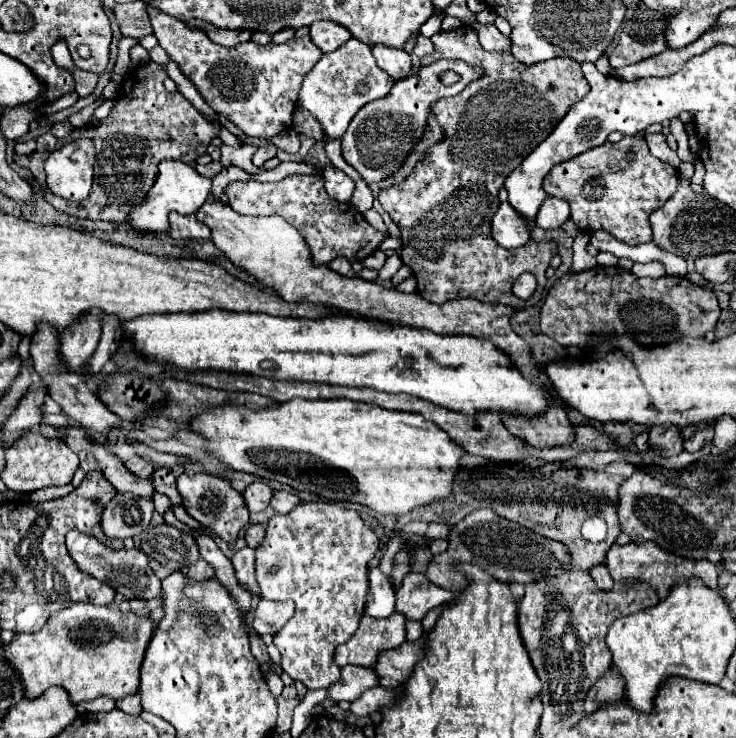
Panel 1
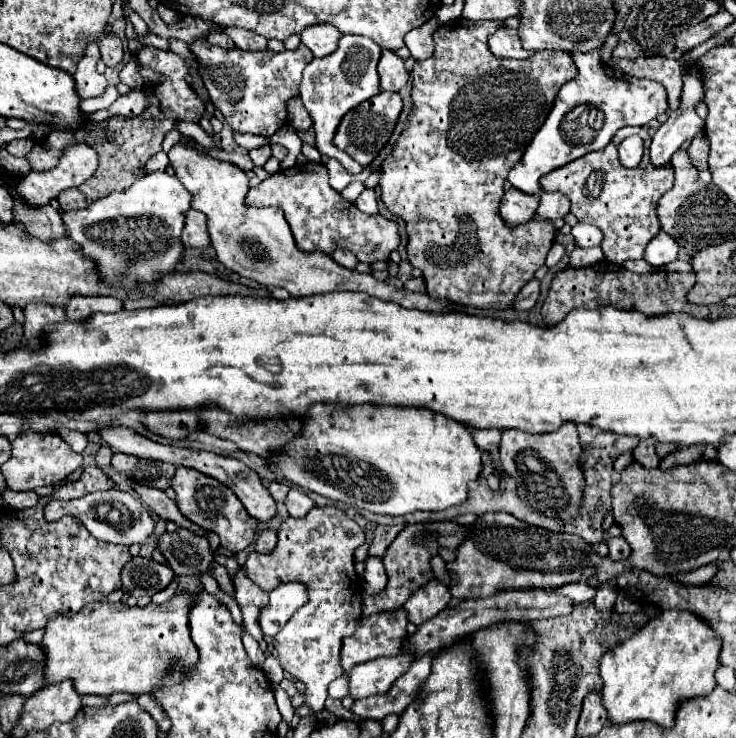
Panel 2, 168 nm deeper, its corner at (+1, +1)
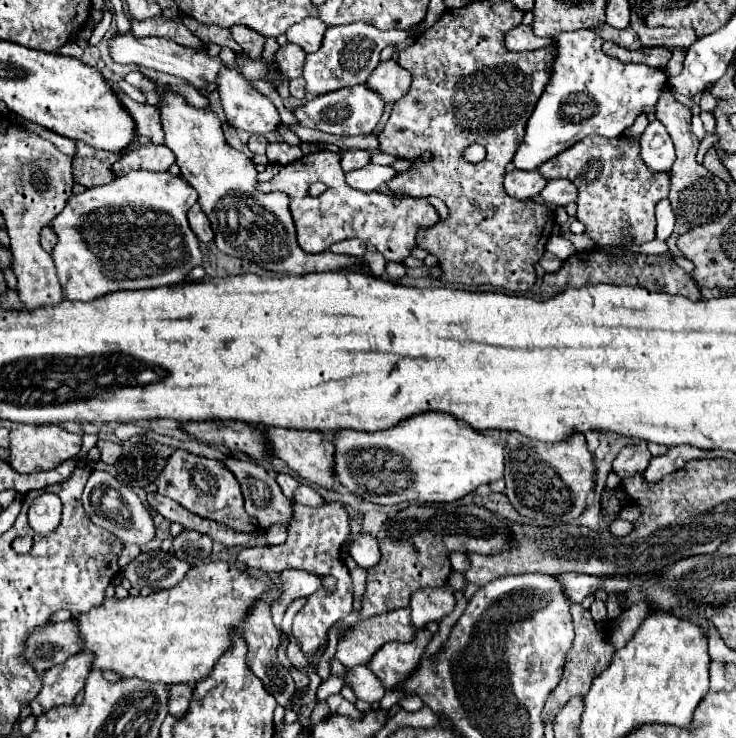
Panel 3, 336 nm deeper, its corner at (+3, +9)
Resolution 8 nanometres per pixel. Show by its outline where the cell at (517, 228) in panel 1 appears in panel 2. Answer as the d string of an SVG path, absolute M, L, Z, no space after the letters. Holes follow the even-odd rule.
M506 190L502 204L500 204L500 216L506 220L508 226L518 226L536 214L538 208L538 194L522 194L522 190Z

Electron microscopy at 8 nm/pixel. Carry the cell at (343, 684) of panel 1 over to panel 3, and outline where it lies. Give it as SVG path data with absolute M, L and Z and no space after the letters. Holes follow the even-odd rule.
M418 630L412 642L404 642L404 644L388 642L388 646L382 646L382 650L378 650L372 656L368 668L376 674L382 686L390 690L396 684L404 682L414 672L430 638L432 634L428 630Z

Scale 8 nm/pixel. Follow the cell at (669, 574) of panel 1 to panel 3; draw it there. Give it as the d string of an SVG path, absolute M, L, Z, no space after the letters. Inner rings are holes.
M614 520L614 522L610 524L610 532L612 532L615 537L624 537L632 530L633 524L625 520Z

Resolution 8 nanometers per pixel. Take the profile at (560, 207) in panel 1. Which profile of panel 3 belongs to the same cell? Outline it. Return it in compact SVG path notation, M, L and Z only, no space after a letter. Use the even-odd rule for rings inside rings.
M550 180L546 188L540 192L540 198L546 204L554 206L566 206L576 200L576 186L568 180Z

